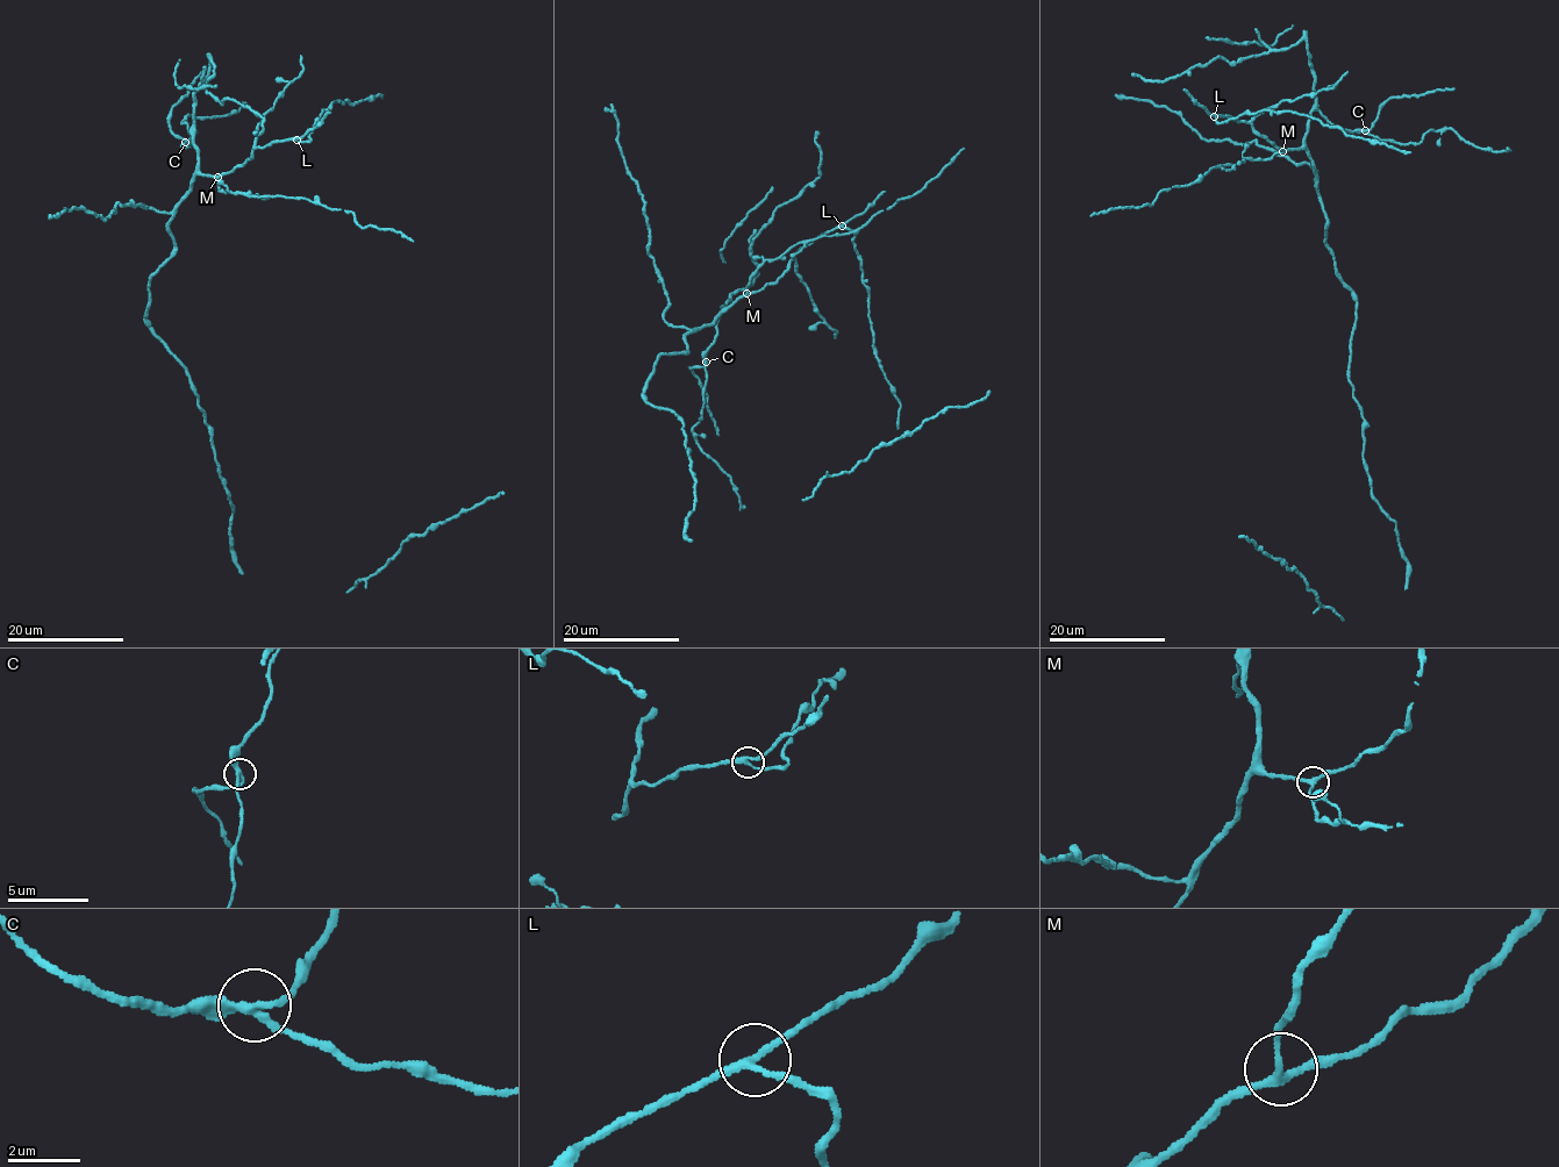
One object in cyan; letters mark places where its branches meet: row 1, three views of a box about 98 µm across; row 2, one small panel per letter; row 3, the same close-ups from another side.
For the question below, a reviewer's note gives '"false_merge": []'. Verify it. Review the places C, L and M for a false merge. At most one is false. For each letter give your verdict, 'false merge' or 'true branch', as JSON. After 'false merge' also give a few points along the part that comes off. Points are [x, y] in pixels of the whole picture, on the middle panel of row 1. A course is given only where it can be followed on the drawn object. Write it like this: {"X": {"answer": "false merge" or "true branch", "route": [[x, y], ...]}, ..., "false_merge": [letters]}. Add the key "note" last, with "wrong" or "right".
{"C": {"answer": "true branch"}, "L": {"answer": "true branch"}, "M": {"answer": "true branch"}, "false_merge": [], "note": "right"}

